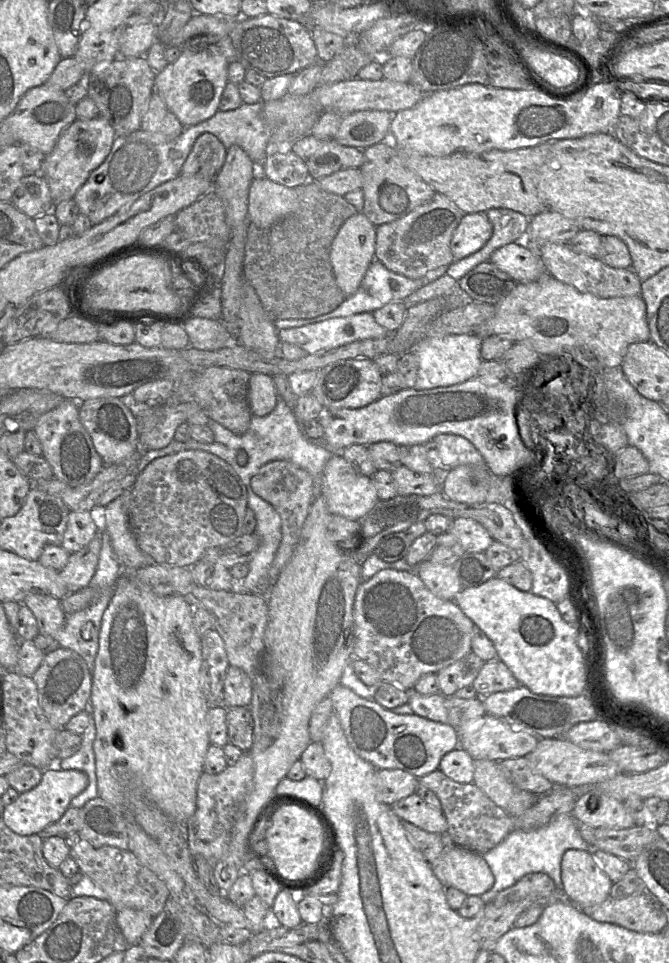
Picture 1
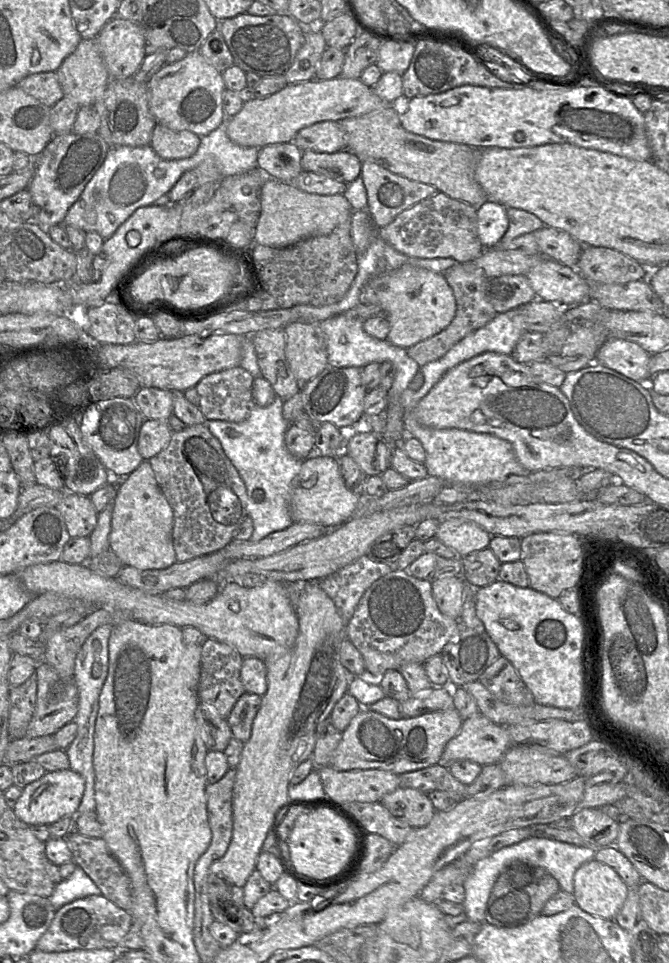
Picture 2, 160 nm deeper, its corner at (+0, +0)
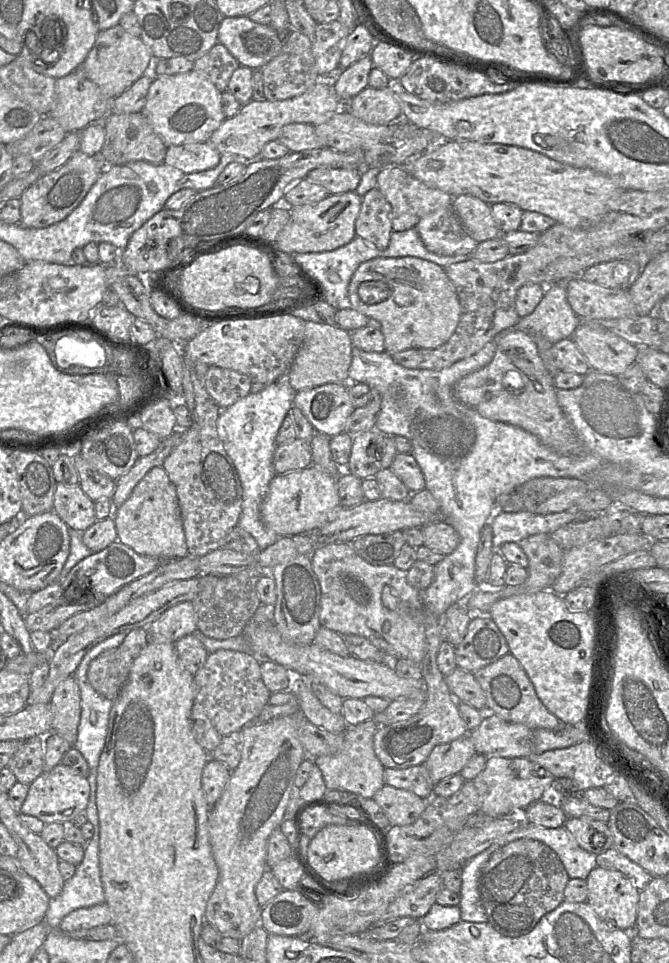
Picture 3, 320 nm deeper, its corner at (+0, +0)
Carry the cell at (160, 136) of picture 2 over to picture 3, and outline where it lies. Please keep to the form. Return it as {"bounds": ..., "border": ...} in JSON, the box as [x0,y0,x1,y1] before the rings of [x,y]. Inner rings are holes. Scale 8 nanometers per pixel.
{"bounds":[164,141,221,173],"border":[[[208,141],[168,146],[164,163],[185,173],[214,168],[221,154]]]}

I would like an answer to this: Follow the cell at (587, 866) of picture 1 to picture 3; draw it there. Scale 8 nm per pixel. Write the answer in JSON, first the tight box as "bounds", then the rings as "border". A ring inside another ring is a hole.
{"bounds":[586,866,640,929],"border":[[[596,866],[586,878],[586,902],[603,920],[615,927],[634,929],[640,891],[631,879],[616,870]]]}

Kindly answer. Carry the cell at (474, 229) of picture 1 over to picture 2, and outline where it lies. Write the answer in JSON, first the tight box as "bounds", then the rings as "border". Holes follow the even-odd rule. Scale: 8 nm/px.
{"bounds":[476,201,509,249],"border":[[[485,201],[476,207],[477,233],[484,249],[496,247],[508,229],[509,220],[506,207]]]}

